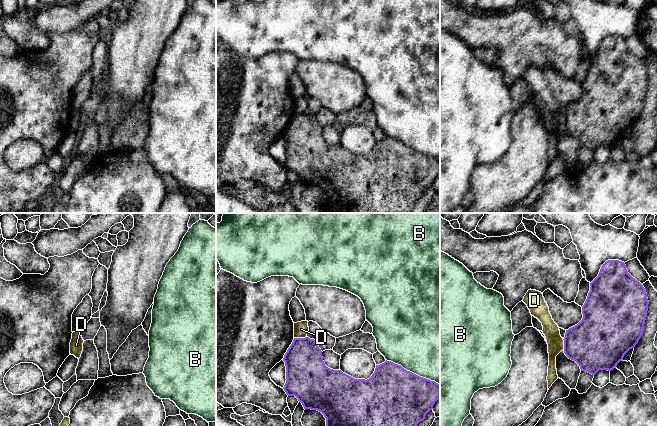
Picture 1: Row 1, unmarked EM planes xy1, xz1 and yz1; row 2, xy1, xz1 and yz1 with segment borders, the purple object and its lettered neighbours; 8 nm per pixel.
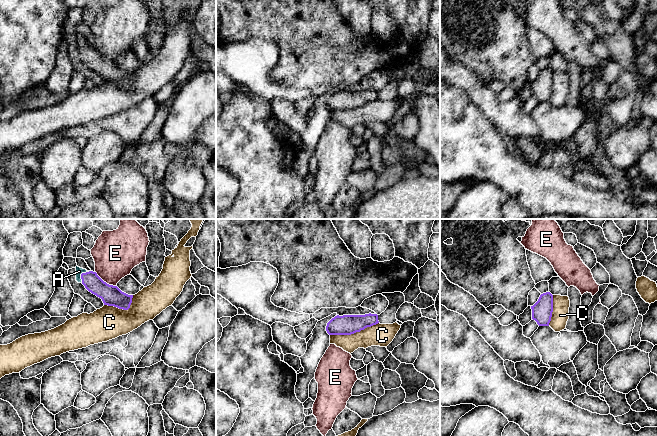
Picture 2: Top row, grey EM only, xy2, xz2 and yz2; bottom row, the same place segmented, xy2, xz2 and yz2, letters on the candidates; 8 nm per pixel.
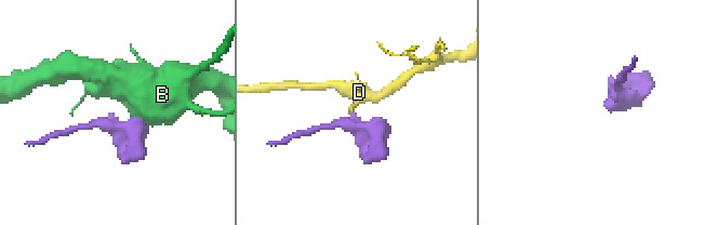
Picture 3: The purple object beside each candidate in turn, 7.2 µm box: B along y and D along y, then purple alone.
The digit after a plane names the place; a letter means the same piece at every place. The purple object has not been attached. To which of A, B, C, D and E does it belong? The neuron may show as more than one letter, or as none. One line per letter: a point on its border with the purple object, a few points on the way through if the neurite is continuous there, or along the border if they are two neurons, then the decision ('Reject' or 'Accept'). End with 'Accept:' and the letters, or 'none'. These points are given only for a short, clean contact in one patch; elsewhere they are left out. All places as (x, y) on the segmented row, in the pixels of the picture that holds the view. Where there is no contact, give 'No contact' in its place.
A: Touches purple at xy2 (81, 274). Path across: xy2 (93, 283), (81, 274), (79, 271). Accept
B: Touches purple at xz1 (413, 373). Reject
C: Touches purple at xz2 (354, 332). Boundary: xz2 (378, 322), (350, 334), (330, 335). Reject
D: Touches purple at xz1 (300, 338). Reject
E: Touches purple at xy2 (105, 282). Boundary: xy2 (95, 271), (104, 281), (116, 286). Reject
Accept: A

